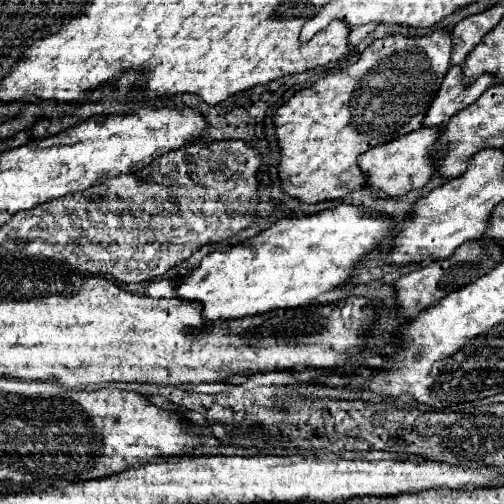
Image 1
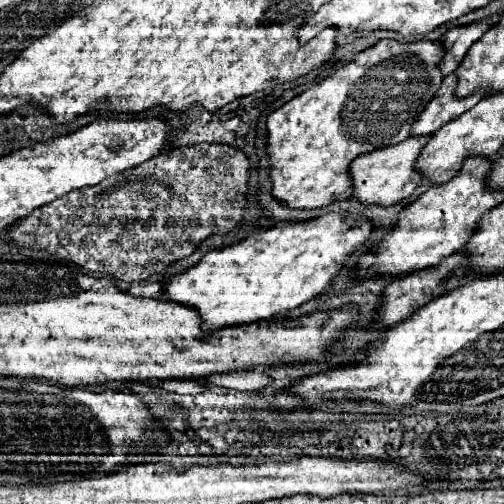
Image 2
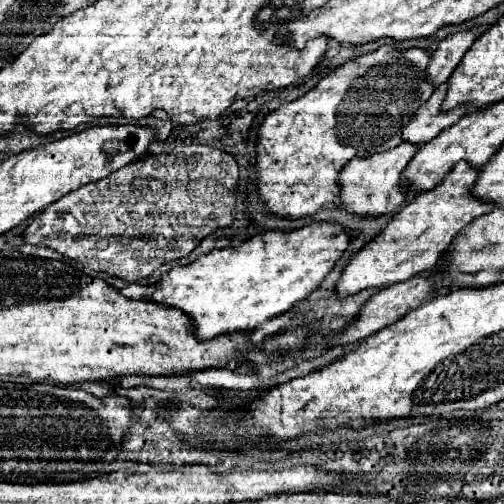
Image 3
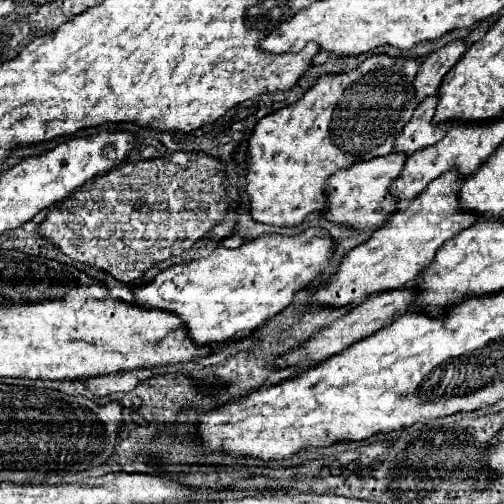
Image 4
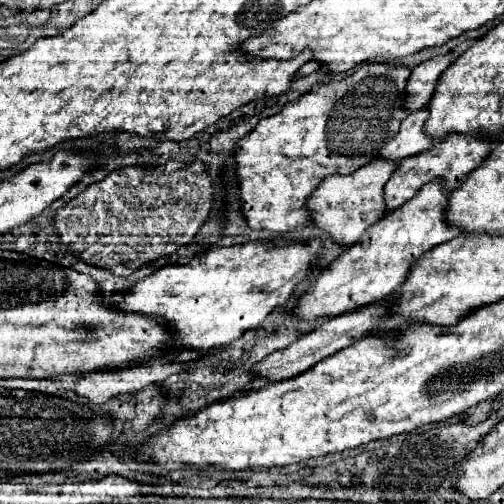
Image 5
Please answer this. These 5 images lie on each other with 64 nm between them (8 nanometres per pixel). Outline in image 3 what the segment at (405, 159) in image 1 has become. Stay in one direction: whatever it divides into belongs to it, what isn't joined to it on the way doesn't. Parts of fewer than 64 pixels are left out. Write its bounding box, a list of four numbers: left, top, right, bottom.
[338,144,418,218]

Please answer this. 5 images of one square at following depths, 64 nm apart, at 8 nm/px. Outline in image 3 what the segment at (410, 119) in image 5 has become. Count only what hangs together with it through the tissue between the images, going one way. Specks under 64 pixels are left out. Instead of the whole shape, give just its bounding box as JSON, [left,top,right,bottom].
[402,84,468,146]

